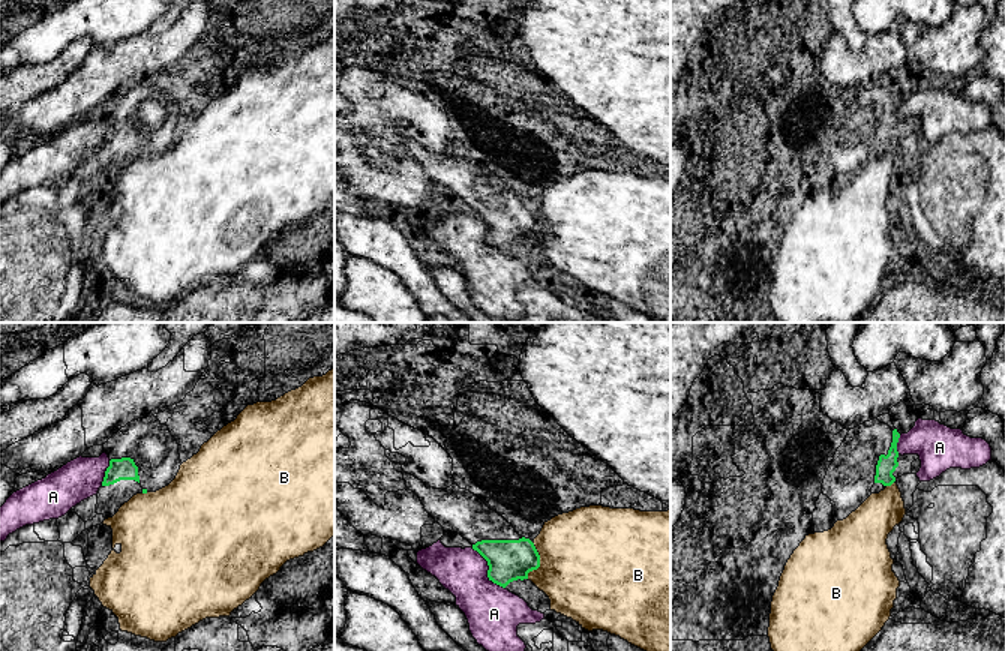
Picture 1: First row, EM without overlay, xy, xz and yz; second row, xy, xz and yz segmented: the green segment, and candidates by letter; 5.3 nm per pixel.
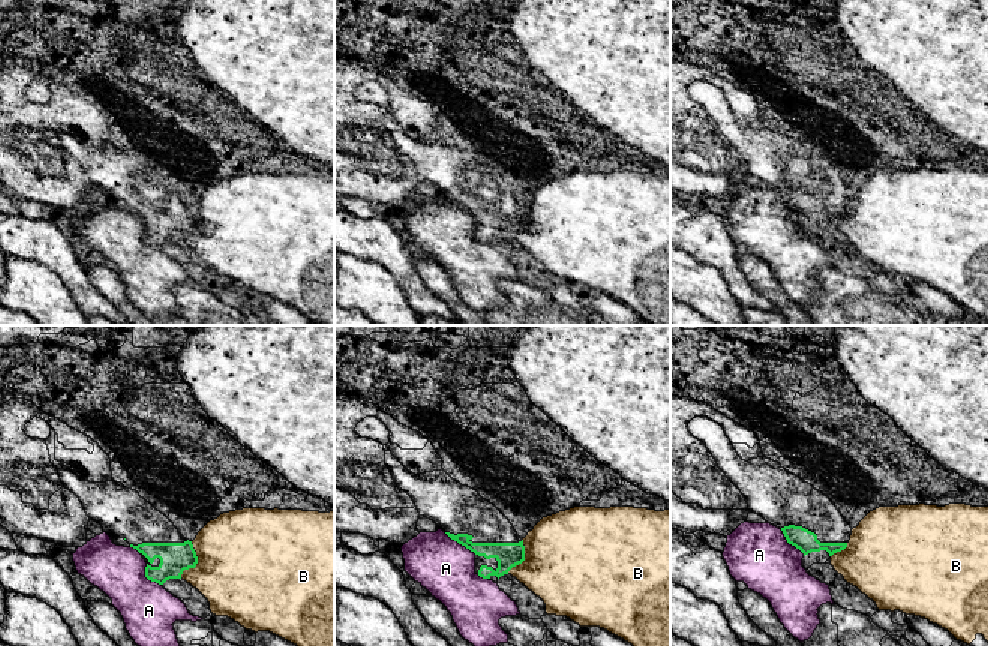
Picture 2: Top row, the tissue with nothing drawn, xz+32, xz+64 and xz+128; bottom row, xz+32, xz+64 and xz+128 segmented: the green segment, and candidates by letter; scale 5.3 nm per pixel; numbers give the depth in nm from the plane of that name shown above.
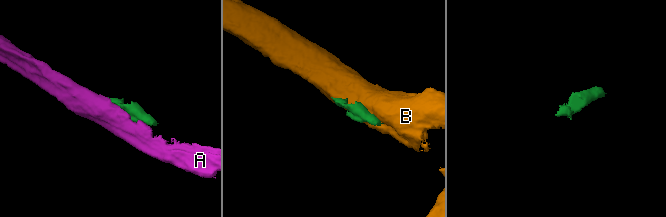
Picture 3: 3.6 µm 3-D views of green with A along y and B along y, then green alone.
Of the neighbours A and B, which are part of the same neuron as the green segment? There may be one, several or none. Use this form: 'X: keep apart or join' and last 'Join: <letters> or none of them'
A: keep apart
B: keep apart
Join: none of them

